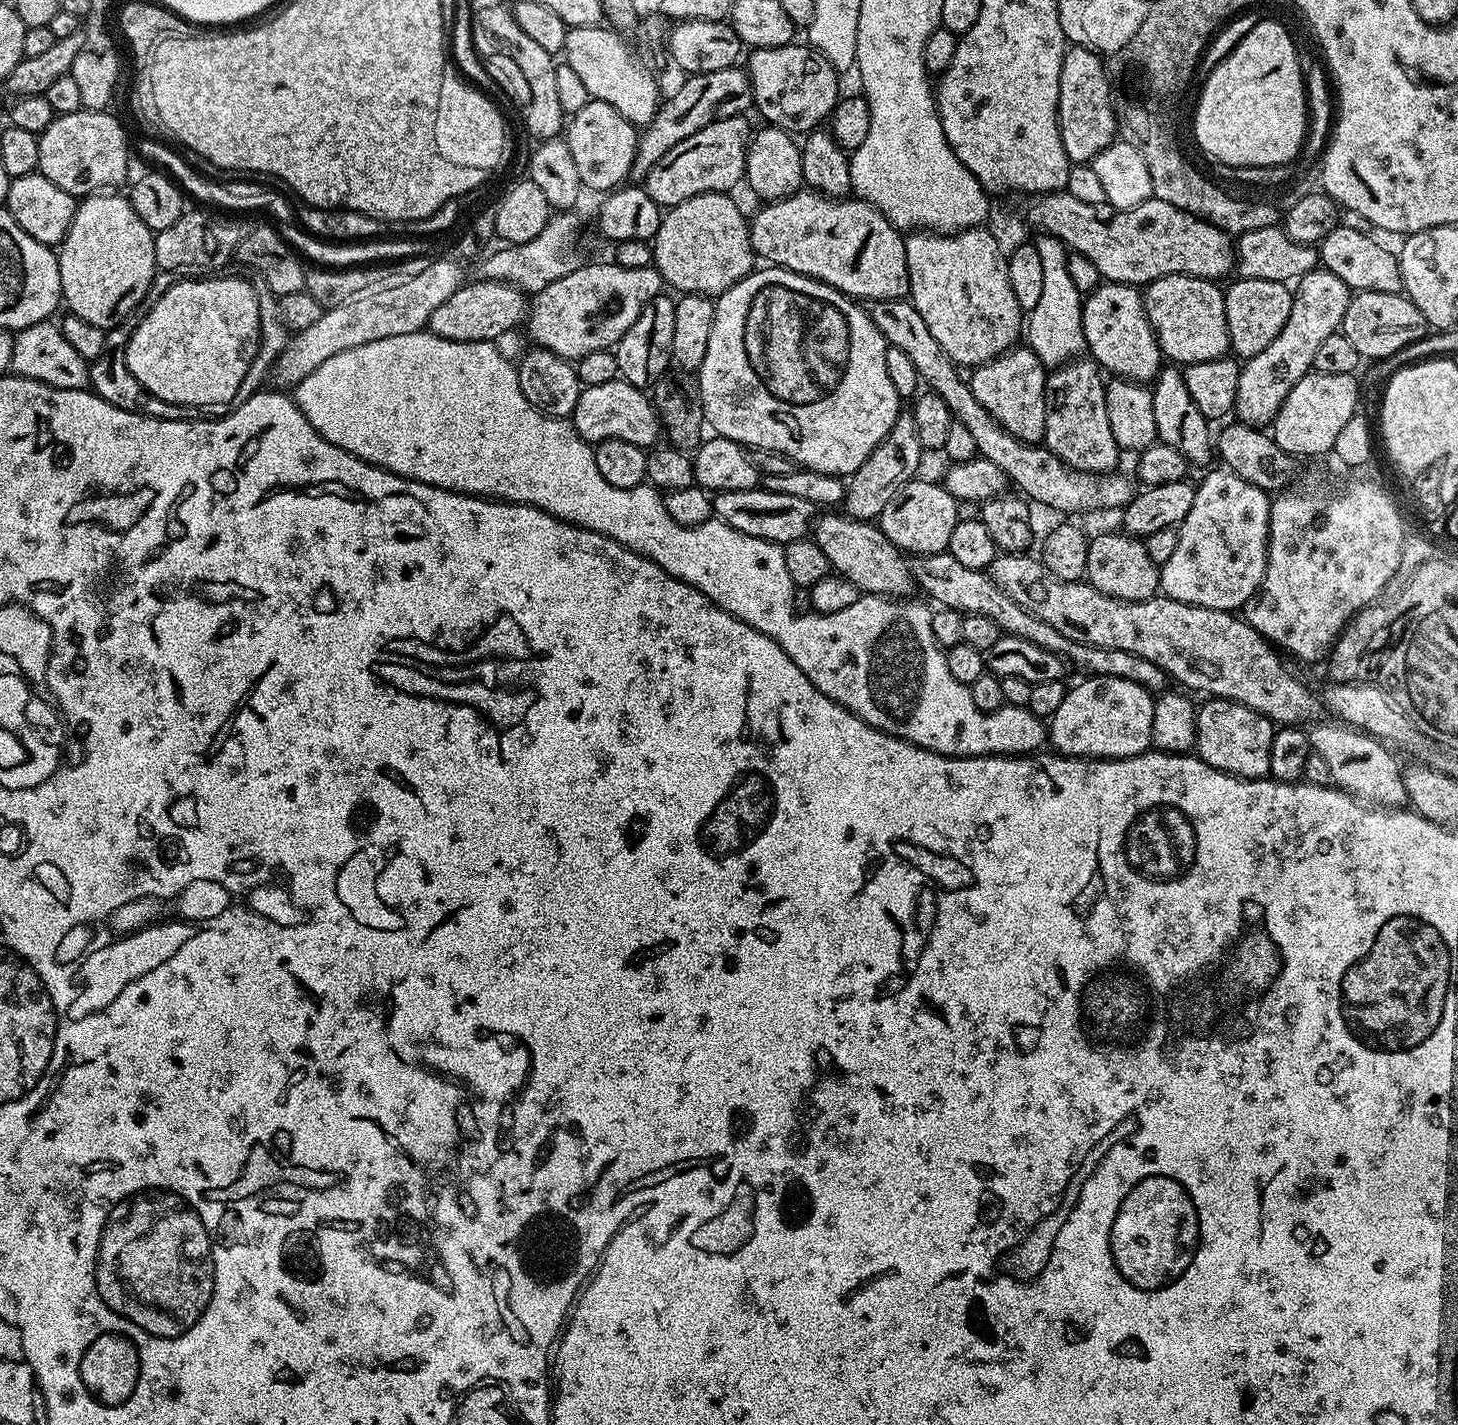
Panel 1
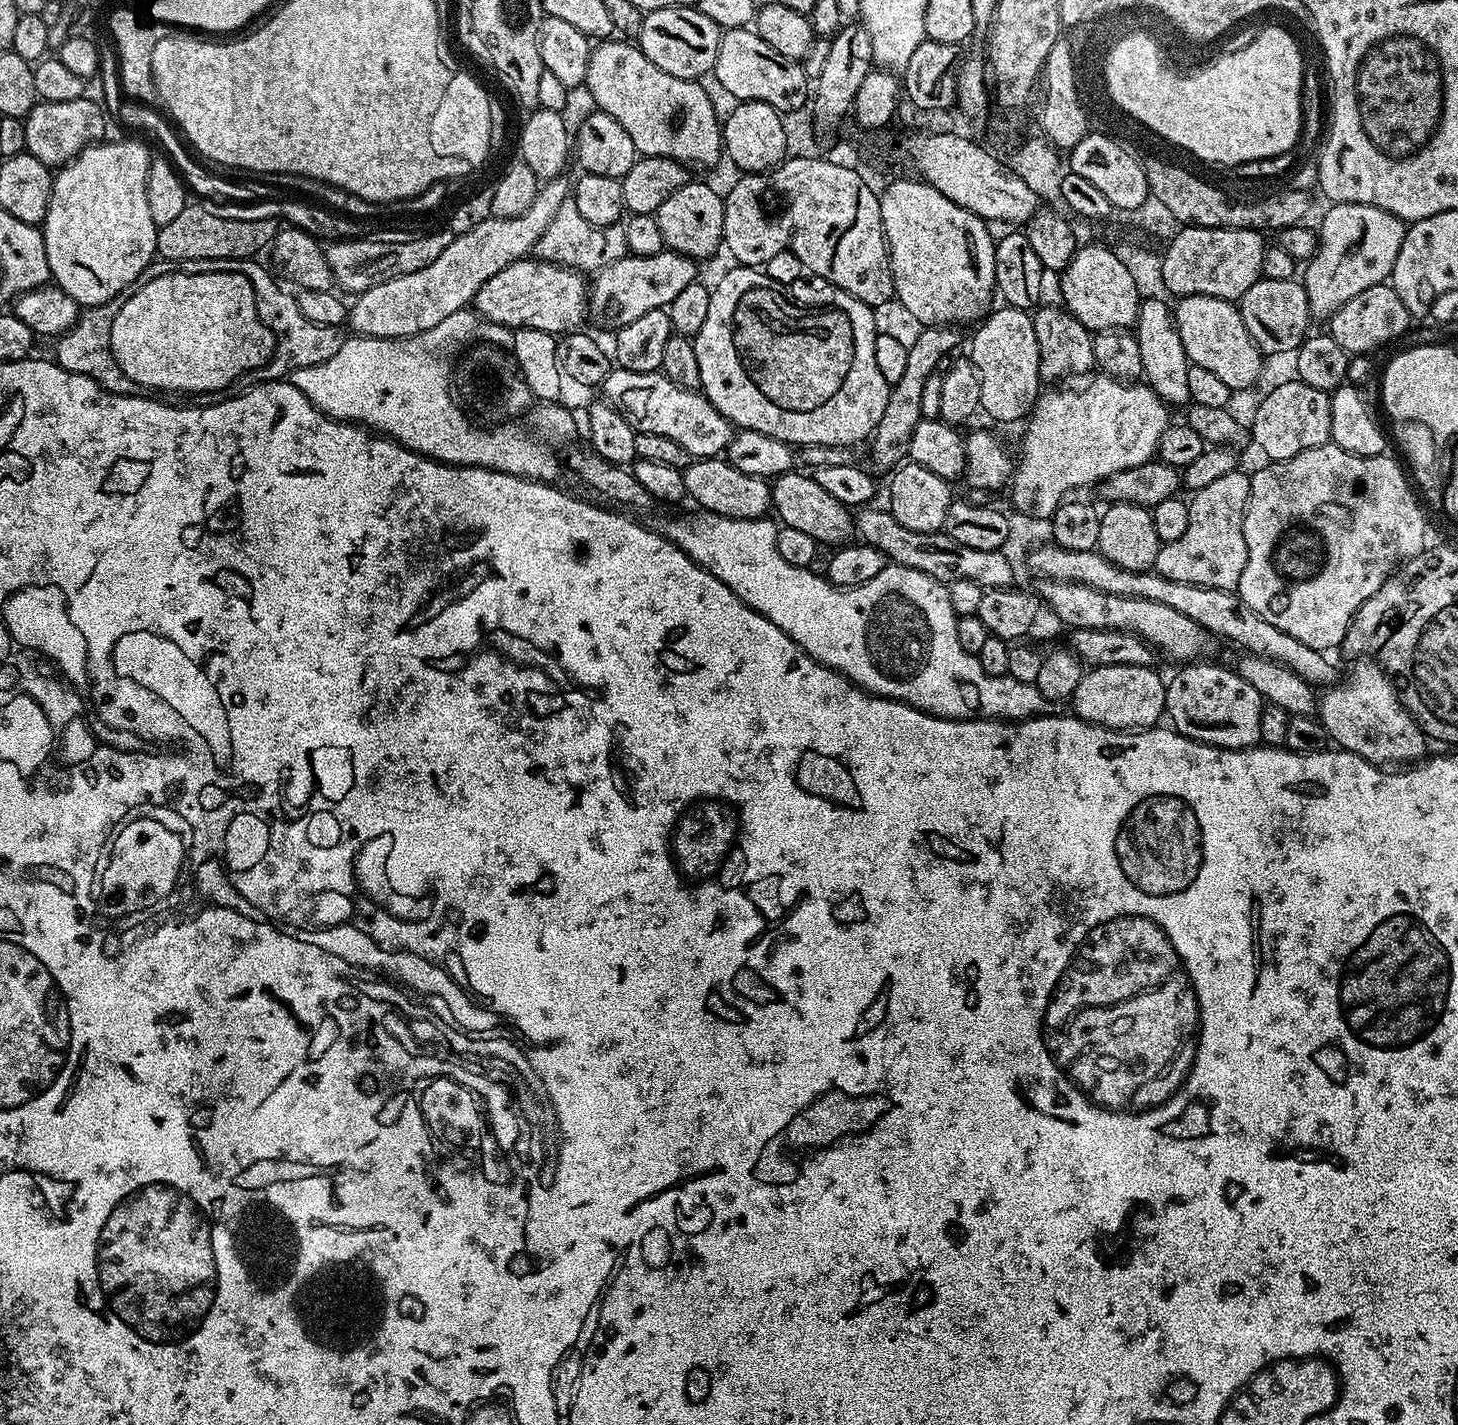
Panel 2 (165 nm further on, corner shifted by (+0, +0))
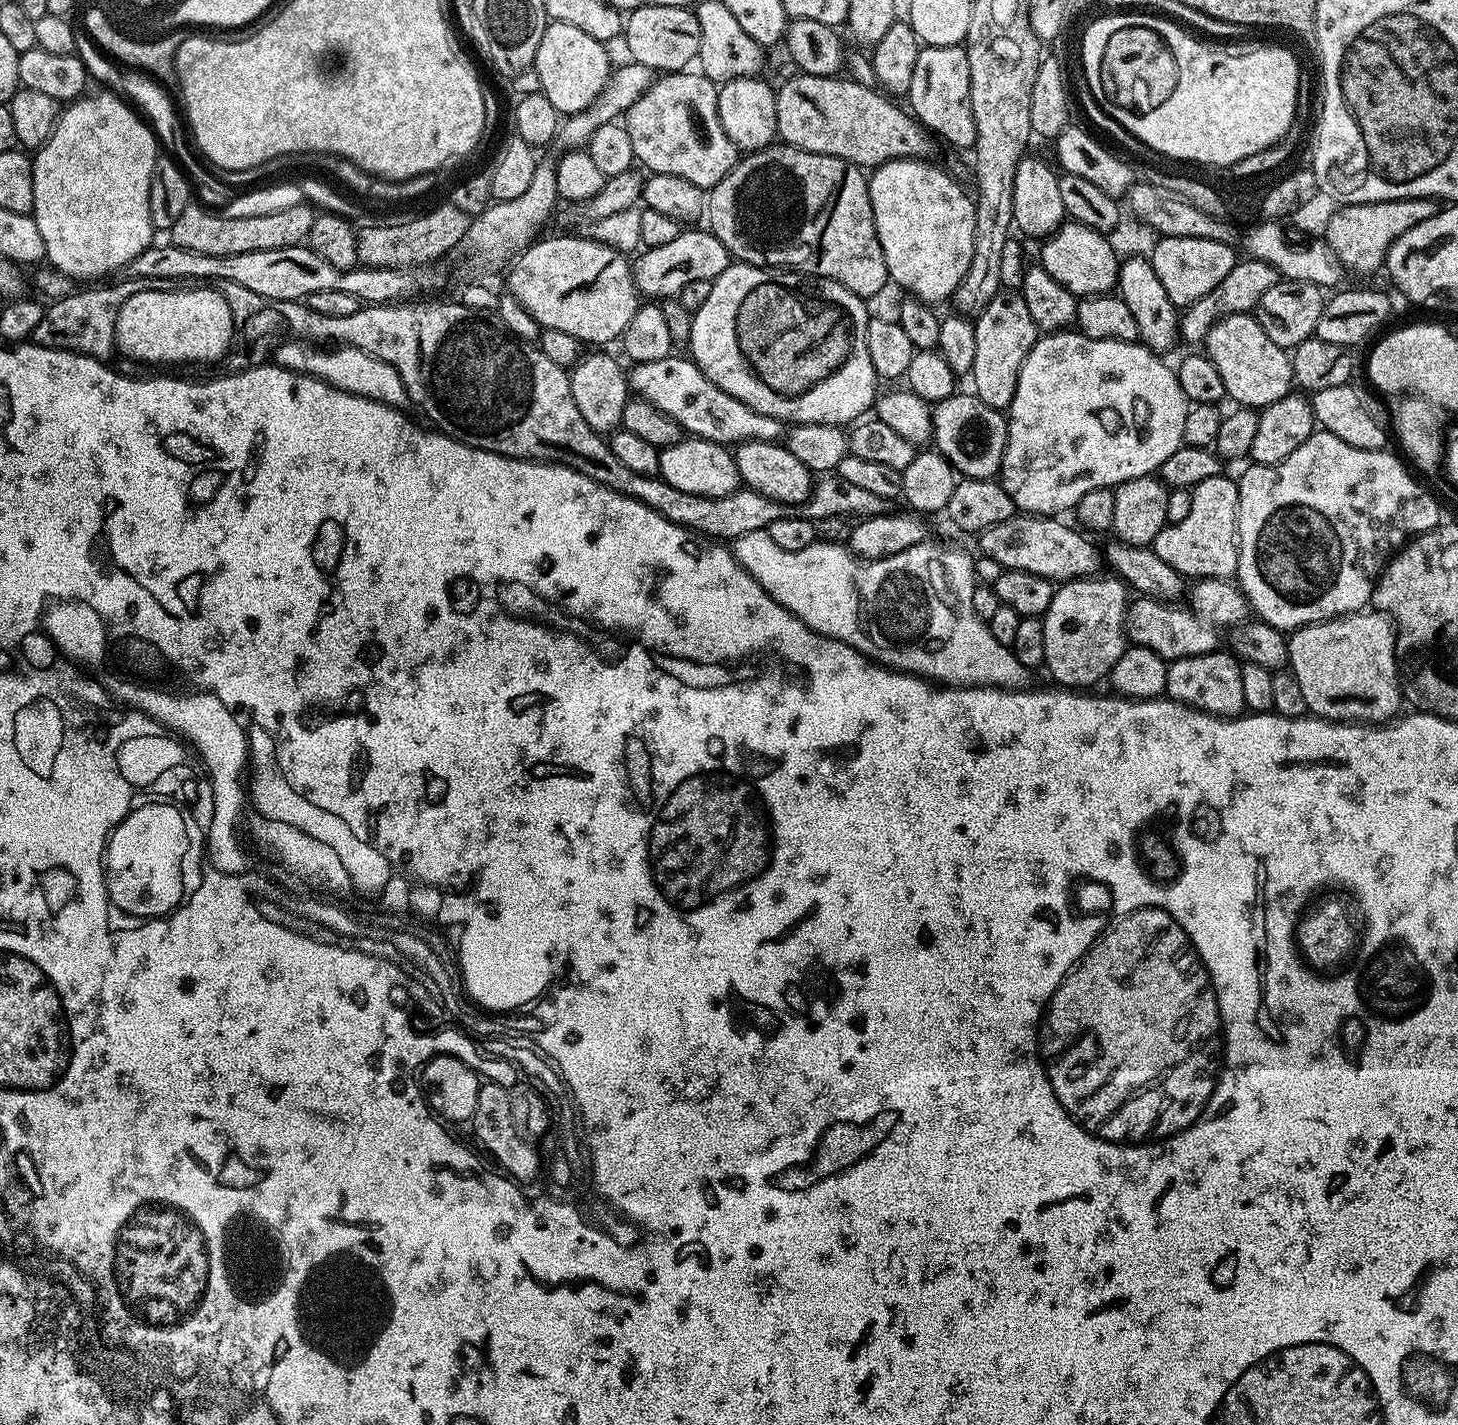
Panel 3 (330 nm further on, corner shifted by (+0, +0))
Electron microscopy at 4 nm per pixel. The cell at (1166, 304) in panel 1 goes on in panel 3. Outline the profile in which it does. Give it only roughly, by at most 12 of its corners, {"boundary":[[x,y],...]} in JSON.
{"boundary":[[1235,312],[1202,344],[1229,401],[1253,410],[1293,391],[1289,353]]}

